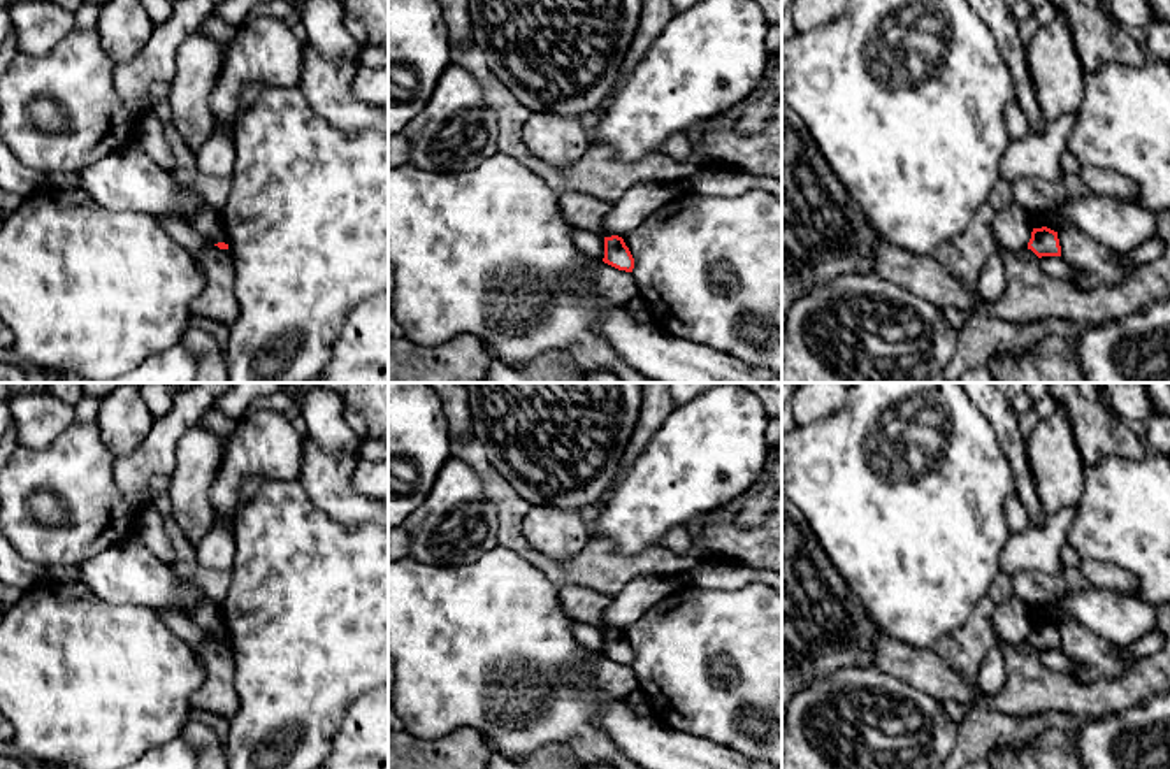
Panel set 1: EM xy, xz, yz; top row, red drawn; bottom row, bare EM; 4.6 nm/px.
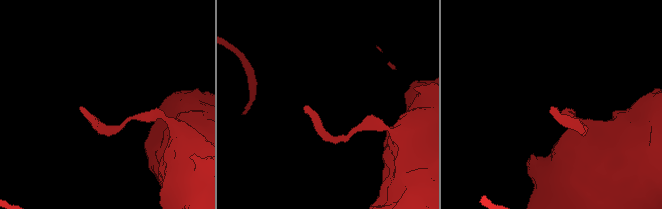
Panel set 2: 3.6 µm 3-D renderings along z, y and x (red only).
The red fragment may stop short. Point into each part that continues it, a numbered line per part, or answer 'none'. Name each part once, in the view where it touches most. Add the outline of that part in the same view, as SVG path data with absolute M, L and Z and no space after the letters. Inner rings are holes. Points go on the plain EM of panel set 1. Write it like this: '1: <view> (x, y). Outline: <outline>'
none

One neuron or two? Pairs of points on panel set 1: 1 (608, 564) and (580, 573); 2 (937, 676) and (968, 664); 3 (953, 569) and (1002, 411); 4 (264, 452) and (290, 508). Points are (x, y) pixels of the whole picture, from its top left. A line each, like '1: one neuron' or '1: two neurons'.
1: one neuron
2: two neurons
3: two neurons
4: two neurons

